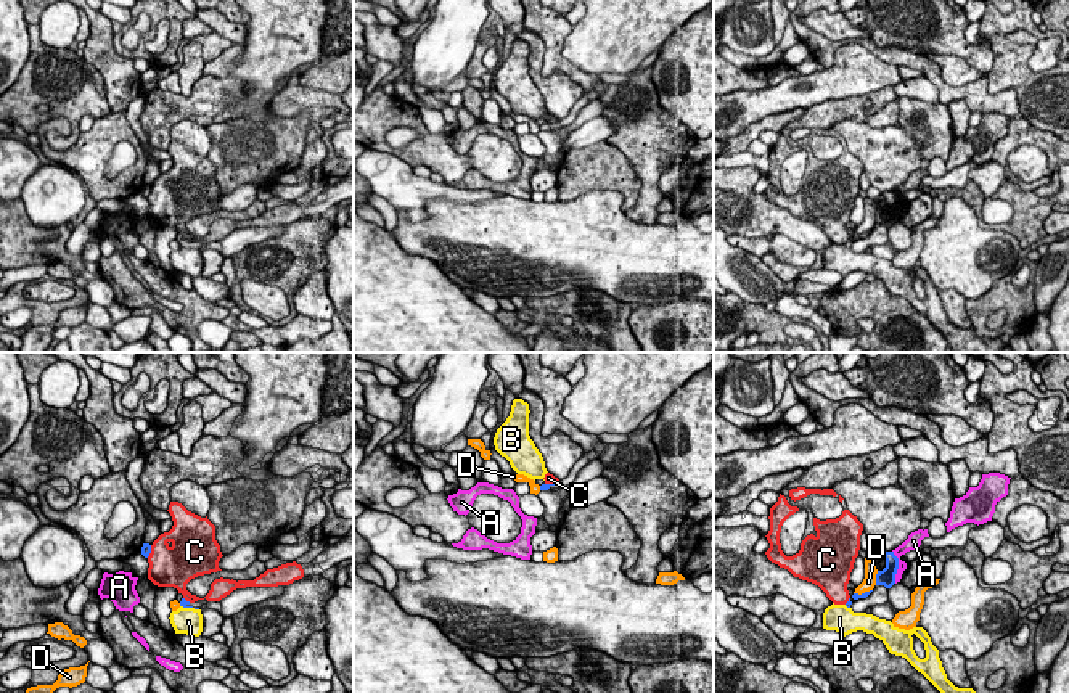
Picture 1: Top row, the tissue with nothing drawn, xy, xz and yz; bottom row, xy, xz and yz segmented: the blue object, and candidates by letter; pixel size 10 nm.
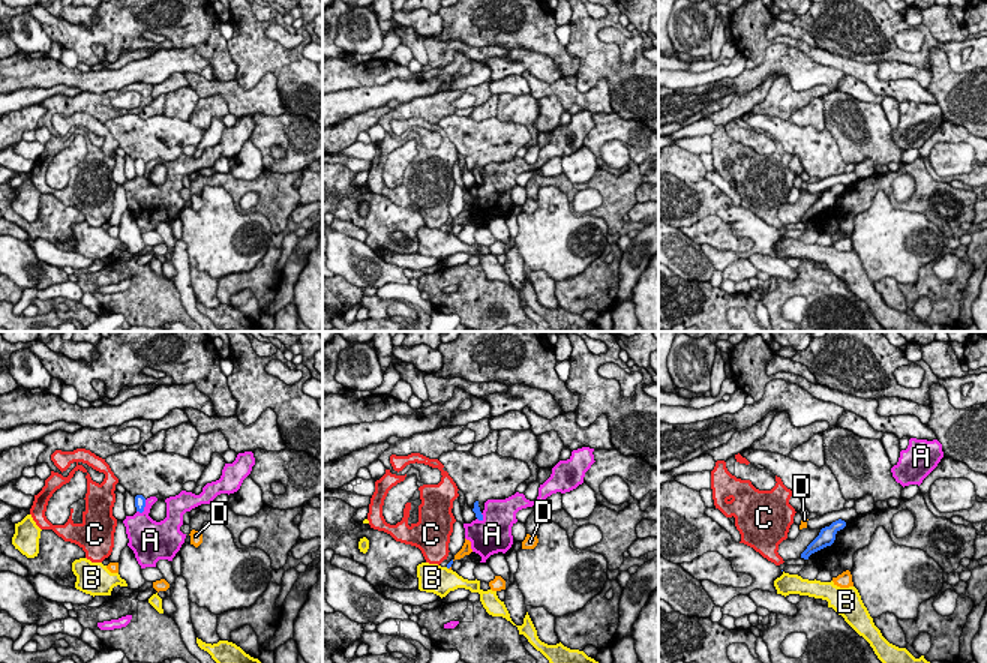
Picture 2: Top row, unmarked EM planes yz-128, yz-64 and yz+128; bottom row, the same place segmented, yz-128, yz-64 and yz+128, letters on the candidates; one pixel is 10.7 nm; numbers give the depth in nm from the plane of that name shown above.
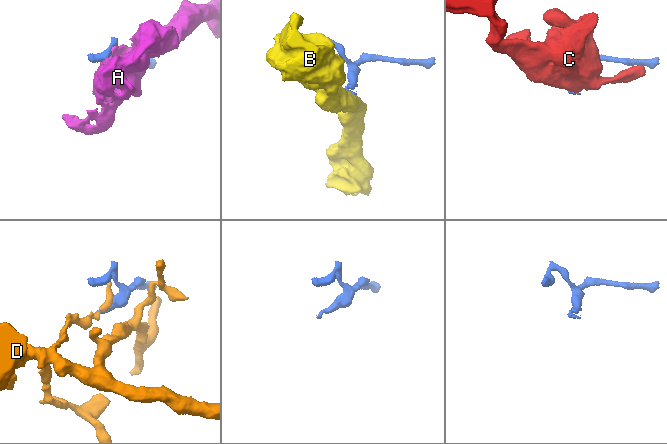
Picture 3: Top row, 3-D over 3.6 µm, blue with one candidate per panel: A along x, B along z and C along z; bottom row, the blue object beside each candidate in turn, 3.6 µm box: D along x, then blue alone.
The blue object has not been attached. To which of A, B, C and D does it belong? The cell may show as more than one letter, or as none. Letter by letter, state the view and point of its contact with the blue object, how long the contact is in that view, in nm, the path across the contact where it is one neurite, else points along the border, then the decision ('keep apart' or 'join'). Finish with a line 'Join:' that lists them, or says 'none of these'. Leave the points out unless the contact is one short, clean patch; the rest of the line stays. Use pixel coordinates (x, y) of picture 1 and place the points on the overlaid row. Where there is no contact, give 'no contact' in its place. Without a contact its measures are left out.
A: contact yz (897, 566); length 340 nm; keep apart
B: contact xy (190, 606); length 200 nm; border xy (180, 605), (198, 610); keep apart
C: contact xy (150, 552); length 140 nm; keep apart
D: contact yz (876, 578); length 150 nm; border yz (878, 571), (875, 584); keep apart
Join: none of these

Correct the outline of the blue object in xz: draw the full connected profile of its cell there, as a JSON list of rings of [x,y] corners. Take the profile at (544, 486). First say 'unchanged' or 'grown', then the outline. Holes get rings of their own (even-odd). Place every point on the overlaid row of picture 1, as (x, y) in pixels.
grown; [[[595,450],[582,455],[580,460],[574,465],[574,468],[571,470],[571,473],[569,473],[569,476],[567,476],[566,479],[559,481],[558,484],[542,484],[542,486],[540,486],[540,490],[561,489],[561,487],[571,486],[571,484],[575,481],[579,471],[580,471],[585,465],[588,465],[590,461],[595,460],[595,455],[596,455]]]

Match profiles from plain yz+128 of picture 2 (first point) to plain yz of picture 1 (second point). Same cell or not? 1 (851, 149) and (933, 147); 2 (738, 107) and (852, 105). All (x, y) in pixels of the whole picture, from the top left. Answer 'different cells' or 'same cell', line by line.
1: same cell
2: different cells

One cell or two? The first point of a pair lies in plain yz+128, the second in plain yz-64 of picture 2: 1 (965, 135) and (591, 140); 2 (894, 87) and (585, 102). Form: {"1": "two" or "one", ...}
{"1": "one", "2": "one"}

